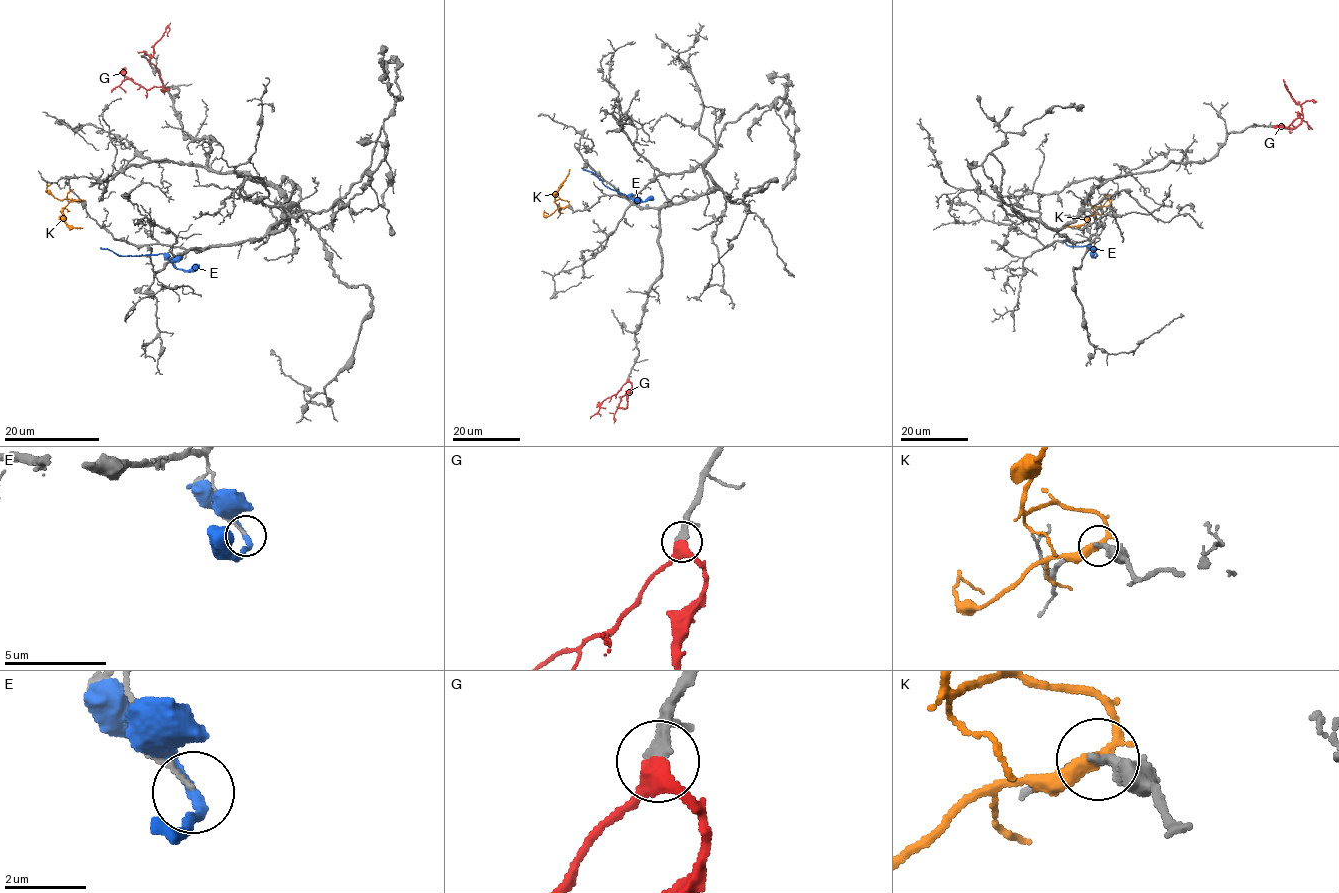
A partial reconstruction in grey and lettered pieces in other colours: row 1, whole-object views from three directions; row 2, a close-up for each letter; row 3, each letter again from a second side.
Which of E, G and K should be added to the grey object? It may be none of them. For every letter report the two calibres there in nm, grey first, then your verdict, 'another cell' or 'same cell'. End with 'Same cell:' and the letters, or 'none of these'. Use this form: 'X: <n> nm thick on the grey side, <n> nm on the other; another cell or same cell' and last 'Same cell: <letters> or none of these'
E: 90 nm thick on the grey side, 240 nm on the other; another cell
G: 360 nm thick on the grey side, 340 nm on the other; same cell
K: 320 nm thick on the grey side, 280 nm on the other; another cell
Same cell: G

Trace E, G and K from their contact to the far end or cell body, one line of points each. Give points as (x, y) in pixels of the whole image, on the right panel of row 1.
E: (1096, 253), (1089, 245), (1068, 246), (1062, 240)
G: (1273, 126), (1295, 128), (1301, 122), (1302, 108), (1288, 89)
K: (1100, 207), (1095, 206), (1094, 214), (1081, 225), (1063, 226)

